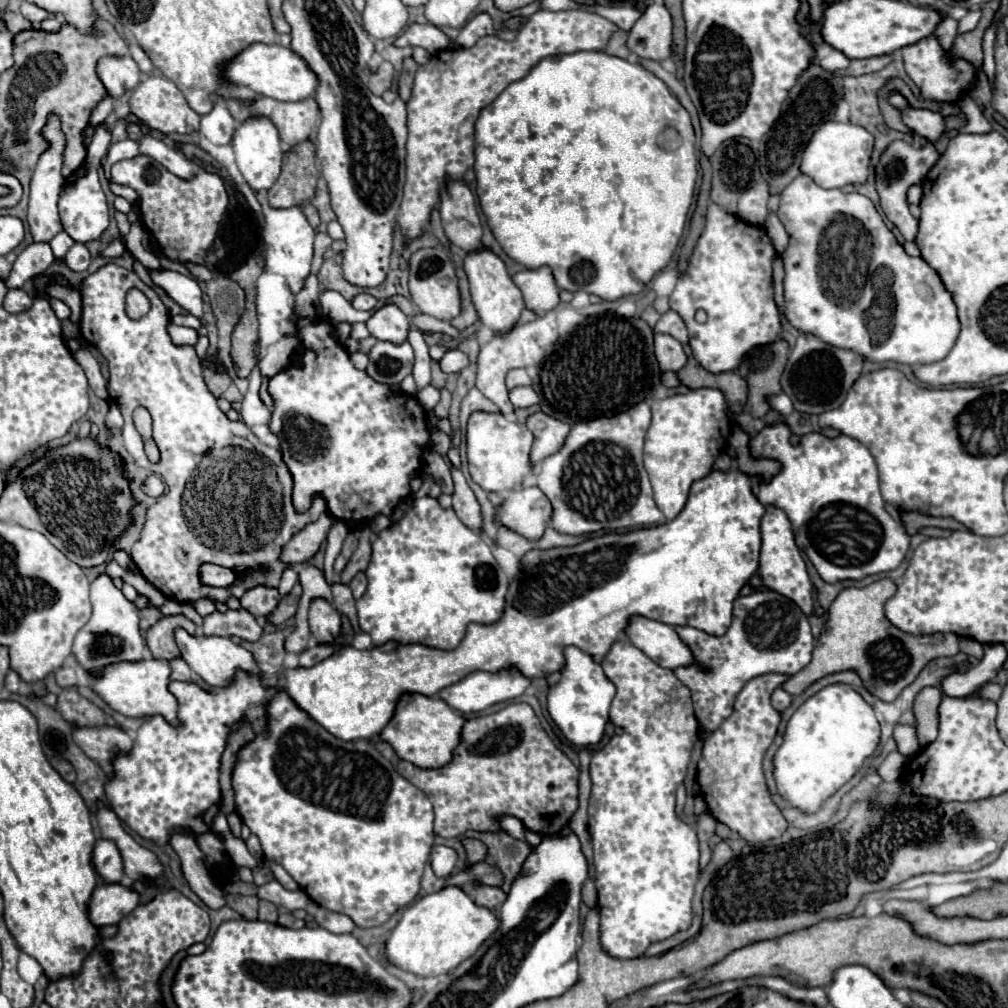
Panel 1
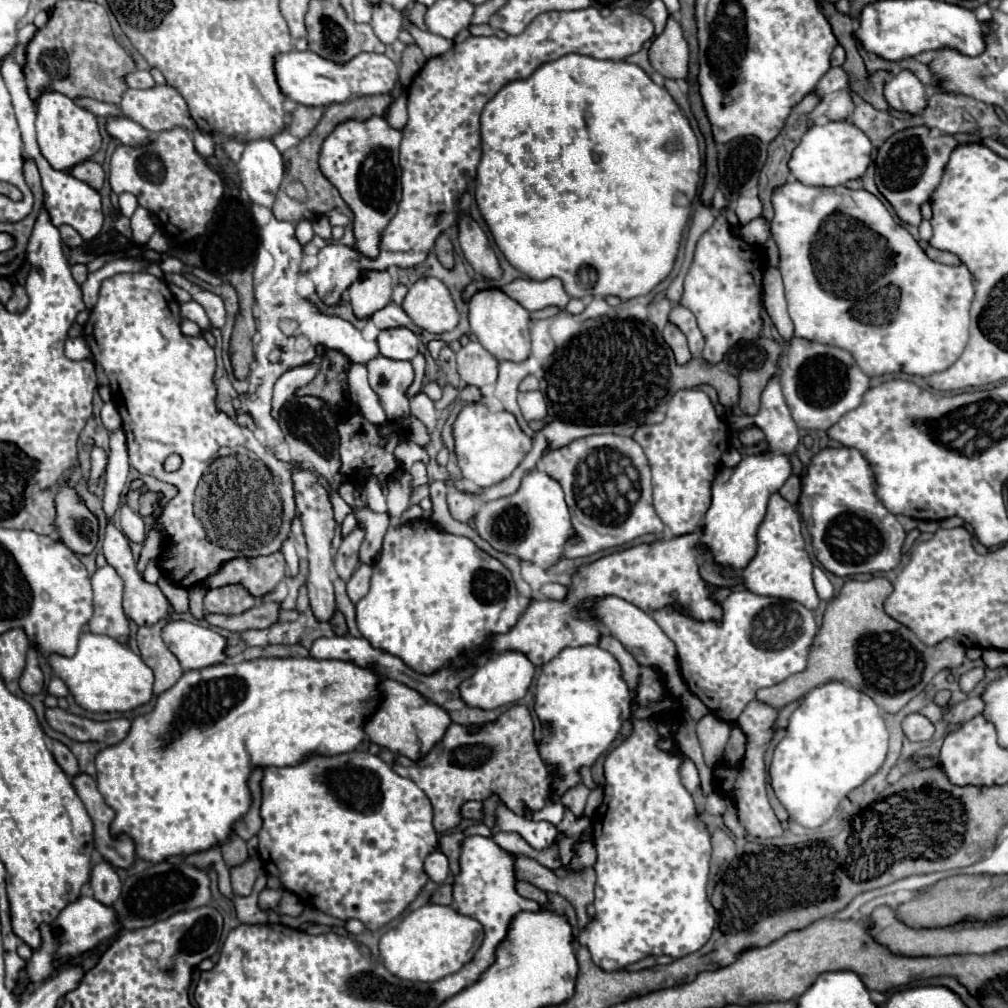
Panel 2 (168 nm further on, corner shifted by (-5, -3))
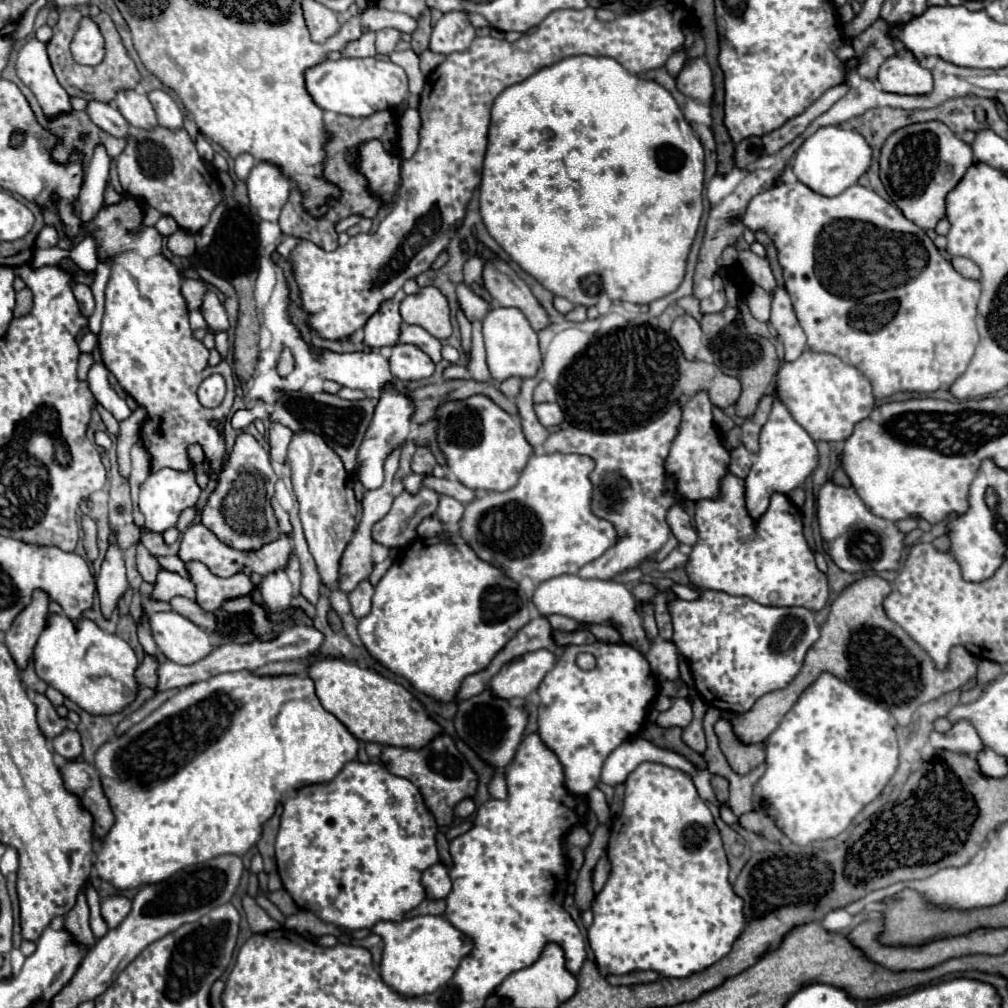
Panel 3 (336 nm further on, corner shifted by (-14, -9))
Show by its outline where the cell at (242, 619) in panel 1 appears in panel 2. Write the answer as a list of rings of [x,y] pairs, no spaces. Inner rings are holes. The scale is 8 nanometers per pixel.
[[[240,583],[206,589],[204,595],[204,611],[208,613],[242,613],[252,605],[256,605],[256,599]]]

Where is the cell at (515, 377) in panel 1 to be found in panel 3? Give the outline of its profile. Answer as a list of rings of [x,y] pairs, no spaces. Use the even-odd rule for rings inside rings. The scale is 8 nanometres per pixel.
[[[541,381],[537,387],[535,387],[535,393],[533,393],[533,399],[535,403],[545,403],[545,401],[555,401],[555,389],[551,383],[547,381]]]

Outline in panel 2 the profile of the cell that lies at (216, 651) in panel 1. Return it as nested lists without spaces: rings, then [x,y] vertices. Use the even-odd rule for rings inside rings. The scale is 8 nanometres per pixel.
[[[170,619],[162,629],[162,639],[176,655],[182,669],[202,669],[226,659],[226,639],[198,623]]]

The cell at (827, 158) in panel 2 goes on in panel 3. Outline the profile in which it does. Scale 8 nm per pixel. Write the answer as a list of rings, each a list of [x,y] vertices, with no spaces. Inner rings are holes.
[[[821,127],[797,149],[793,157],[793,173],[811,191],[825,197],[835,197],[847,187],[855,185],[857,179],[867,173],[871,165],[871,155],[873,151],[861,133],[843,127]]]

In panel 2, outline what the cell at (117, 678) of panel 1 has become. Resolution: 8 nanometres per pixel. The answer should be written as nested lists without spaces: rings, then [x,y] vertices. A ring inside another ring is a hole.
[[[82,631],[78,641],[78,651],[74,657],[48,655],[48,665],[56,677],[60,677],[74,695],[74,701],[88,711],[96,713],[114,713],[114,711],[130,711],[138,705],[144,705],[152,697],[154,675],[152,669],[144,665],[140,655],[130,651],[126,645],[118,643],[106,635],[94,635],[90,631]]]

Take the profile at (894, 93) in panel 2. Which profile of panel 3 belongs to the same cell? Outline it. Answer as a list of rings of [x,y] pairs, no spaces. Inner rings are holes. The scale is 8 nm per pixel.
[[[909,51],[887,59],[879,67],[877,81],[881,83],[883,91],[897,95],[929,95],[933,91],[931,73],[919,67]]]

